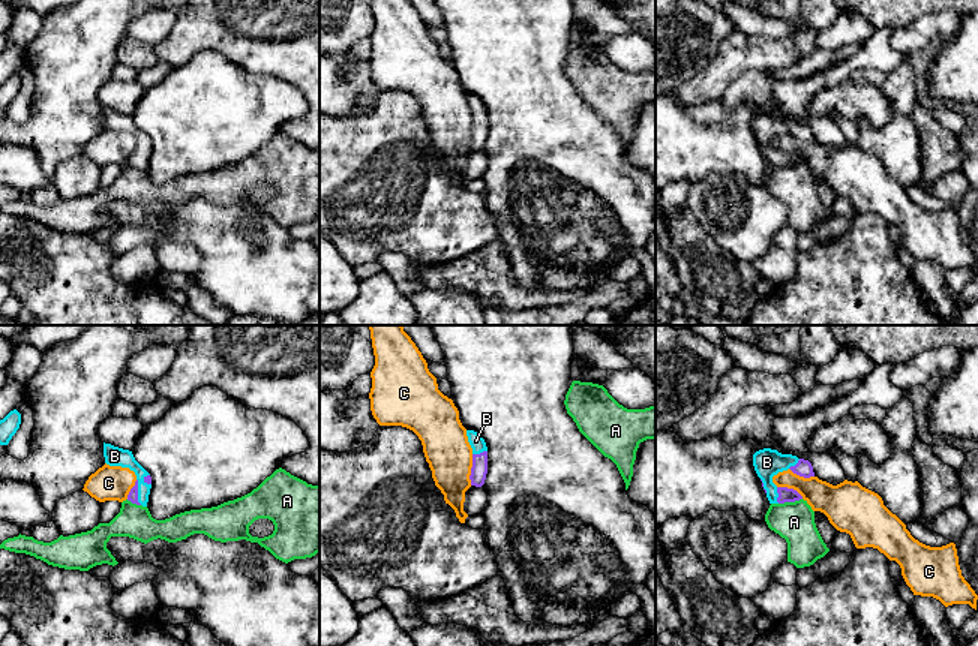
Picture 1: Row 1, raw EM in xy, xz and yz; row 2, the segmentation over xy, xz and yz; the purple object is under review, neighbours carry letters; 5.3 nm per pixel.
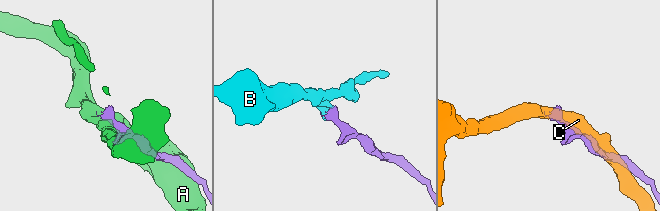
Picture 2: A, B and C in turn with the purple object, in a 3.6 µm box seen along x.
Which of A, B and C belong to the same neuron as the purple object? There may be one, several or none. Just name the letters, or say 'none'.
B

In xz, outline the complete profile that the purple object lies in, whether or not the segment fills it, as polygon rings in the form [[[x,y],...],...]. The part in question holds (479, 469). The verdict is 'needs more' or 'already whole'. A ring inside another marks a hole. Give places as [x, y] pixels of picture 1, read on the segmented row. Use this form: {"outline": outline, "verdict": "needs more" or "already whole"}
{"outline": [[[466,430],[472,448],[471,486],[482,487],[488,474],[488,447],[484,439],[474,430]]], "verdict": "needs more"}

